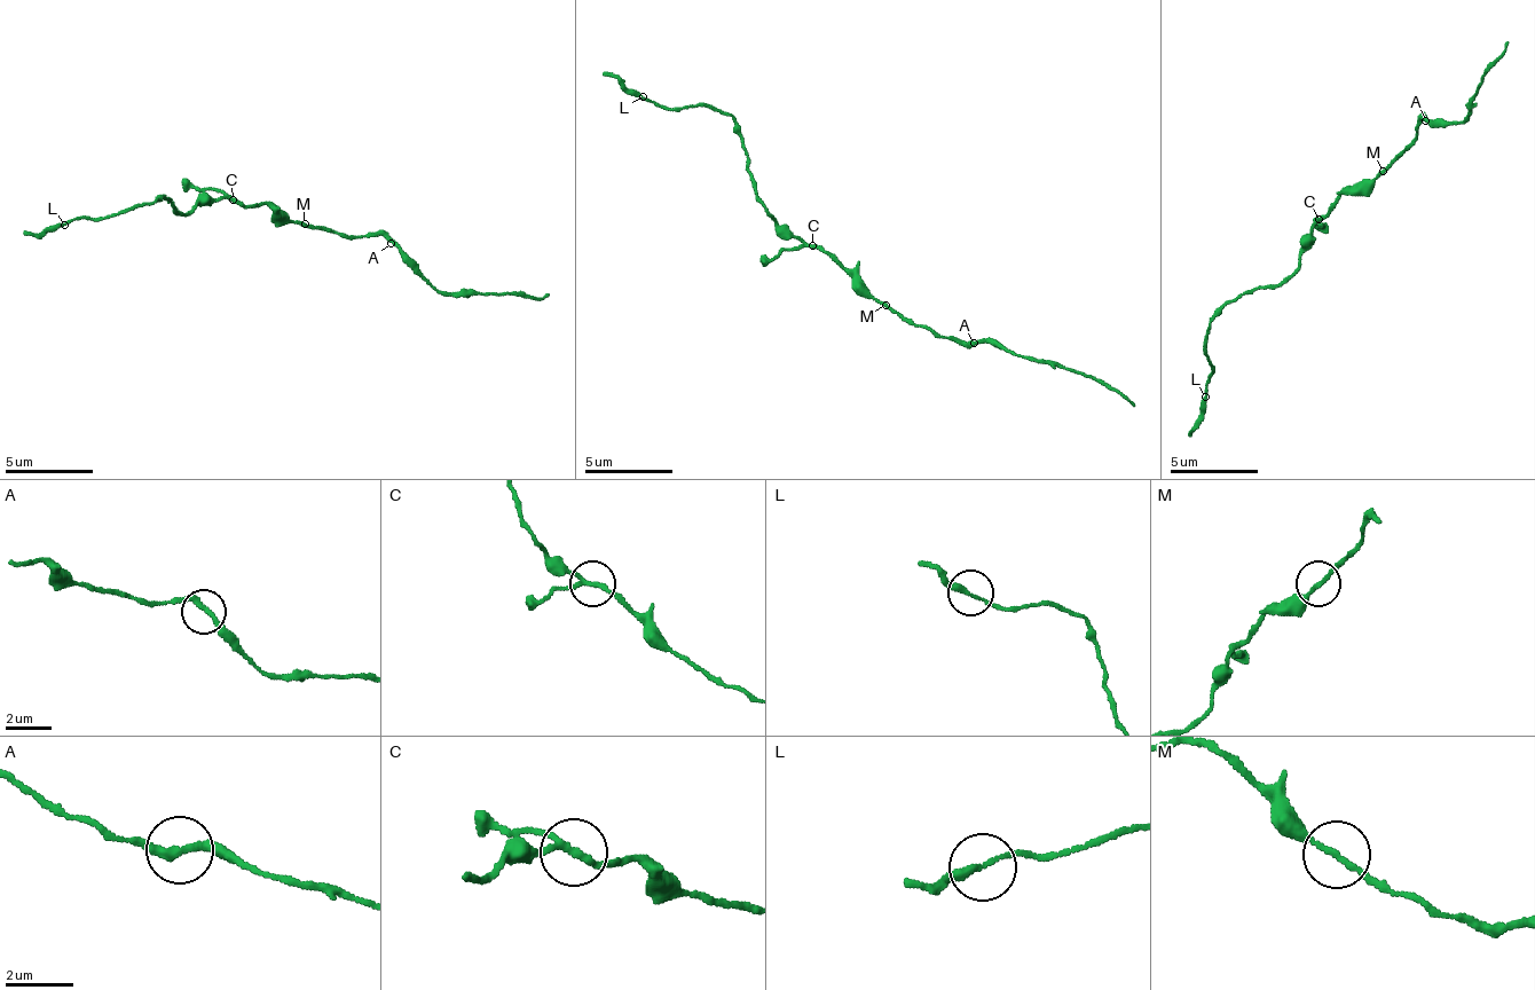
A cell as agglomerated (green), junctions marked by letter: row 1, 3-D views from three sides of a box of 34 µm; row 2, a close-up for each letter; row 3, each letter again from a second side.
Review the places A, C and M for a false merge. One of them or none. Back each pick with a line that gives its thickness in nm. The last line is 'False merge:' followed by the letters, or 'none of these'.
False merge: none of these

